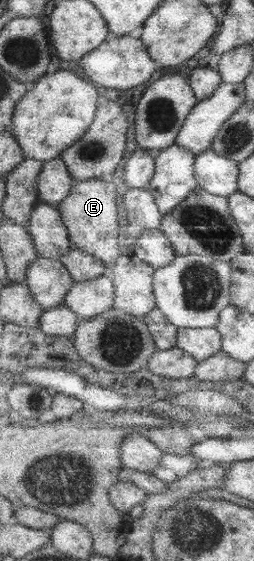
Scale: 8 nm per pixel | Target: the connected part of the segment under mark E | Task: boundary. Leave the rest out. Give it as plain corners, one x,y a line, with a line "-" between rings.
108,178
78,180
69,192
68,198
57,205
68,227
73,246
104,260
109,271
116,266
117,259
124,255
119,245
117,190

